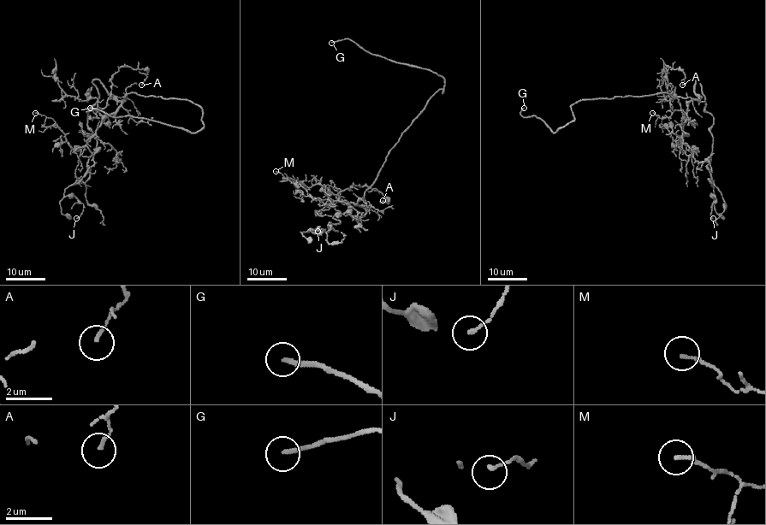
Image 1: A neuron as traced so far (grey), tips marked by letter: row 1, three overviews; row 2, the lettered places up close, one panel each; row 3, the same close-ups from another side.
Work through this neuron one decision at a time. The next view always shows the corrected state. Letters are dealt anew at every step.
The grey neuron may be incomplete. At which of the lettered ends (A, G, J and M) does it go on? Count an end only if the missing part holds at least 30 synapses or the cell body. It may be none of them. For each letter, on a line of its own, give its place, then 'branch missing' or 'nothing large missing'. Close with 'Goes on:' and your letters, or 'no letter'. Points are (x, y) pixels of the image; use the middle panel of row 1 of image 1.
A: place (382, 200); nothing large missing
G: place (331, 43); branch missing
J: place (317, 231); nothing large missing
M: place (276, 171); nothing large missing
Goes on: G

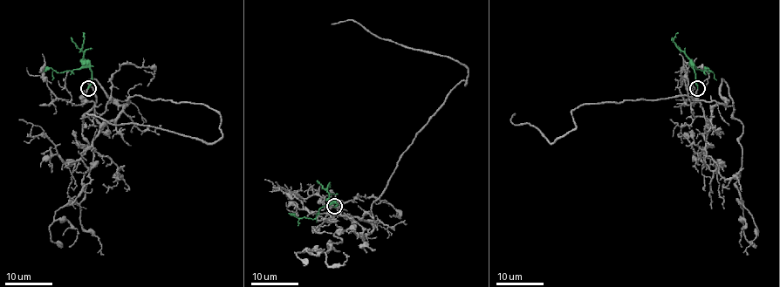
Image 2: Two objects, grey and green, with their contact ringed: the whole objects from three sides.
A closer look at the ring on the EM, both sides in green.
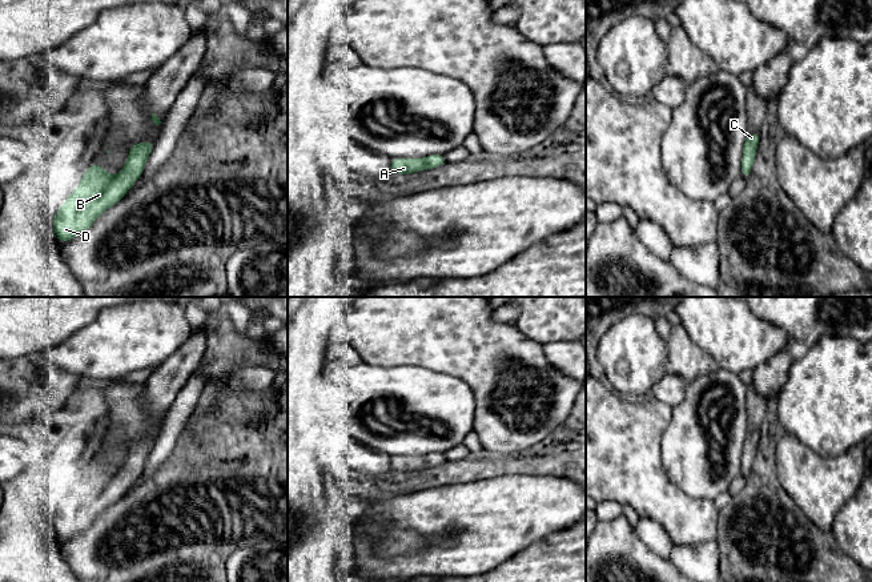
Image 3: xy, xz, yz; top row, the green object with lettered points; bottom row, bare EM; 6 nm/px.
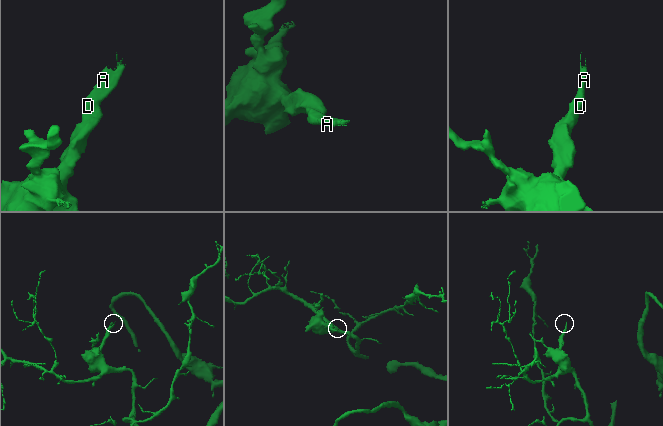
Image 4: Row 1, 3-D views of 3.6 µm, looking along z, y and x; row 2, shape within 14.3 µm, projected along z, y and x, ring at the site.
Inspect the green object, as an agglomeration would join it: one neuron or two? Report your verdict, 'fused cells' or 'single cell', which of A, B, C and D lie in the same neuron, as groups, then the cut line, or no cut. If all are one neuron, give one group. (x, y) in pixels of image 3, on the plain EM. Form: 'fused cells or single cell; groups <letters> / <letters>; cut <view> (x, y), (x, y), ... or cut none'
single cell; groups A B C D; cut none

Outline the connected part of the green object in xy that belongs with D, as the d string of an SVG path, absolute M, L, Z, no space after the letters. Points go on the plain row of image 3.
M149 439L133 442L122 469L116 474L92 462L80 475L80 483L55 513L52 525L57 538L67 541L76 537L89 527L101 511L118 501L142 473L153 445Z

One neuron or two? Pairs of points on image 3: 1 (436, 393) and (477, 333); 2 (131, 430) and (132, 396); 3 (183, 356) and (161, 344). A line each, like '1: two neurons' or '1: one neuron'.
1: two neurons
2: one neuron
3: two neurons

